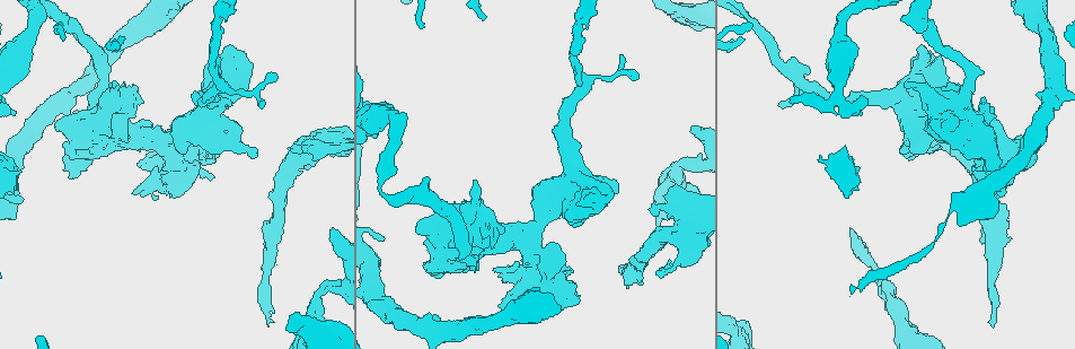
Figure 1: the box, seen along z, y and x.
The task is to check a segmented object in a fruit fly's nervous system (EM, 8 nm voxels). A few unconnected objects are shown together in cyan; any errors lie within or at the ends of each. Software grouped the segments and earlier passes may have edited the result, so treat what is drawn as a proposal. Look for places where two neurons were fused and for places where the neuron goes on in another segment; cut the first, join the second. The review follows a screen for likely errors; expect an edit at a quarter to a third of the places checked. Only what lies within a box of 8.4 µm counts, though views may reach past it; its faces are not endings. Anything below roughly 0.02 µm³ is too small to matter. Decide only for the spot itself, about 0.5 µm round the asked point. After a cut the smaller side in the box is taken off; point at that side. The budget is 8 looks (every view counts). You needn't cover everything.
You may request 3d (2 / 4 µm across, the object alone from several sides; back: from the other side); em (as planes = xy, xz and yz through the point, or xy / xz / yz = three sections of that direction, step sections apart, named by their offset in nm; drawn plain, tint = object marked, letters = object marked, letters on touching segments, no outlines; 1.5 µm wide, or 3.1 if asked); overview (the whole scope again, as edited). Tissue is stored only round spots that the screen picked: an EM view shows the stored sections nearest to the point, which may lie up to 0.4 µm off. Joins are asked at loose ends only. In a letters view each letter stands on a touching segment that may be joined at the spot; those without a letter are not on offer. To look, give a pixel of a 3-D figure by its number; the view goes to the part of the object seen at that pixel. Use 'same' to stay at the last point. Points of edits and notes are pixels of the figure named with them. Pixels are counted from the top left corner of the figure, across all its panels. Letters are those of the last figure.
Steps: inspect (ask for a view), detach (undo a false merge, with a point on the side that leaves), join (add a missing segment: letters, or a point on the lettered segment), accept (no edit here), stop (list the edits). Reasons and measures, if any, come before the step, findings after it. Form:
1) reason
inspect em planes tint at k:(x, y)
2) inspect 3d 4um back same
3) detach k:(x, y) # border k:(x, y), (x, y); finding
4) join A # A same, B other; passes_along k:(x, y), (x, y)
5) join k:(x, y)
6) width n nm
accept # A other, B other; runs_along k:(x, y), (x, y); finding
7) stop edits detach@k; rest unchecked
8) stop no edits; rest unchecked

sharp bend
inspect 3d 4um at 1:(529, 287)

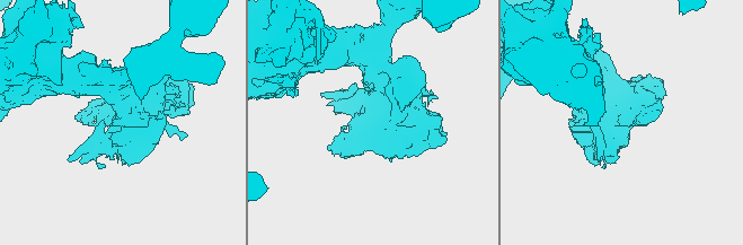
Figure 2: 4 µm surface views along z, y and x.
need the tissue
inspect em planes tint at 2:(373, 116)

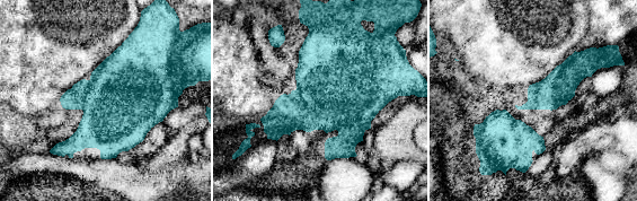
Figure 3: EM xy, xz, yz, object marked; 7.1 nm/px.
inspect em planes letters same

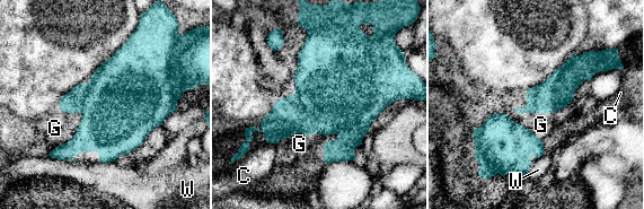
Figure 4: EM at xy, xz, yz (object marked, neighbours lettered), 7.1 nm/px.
width 600 nm
accept # C other, G other, W other; border 4:(71, 90), (47, 154); all the same neuron

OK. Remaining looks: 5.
branch stops here
inspect em planes letters at 1:(676, 184)

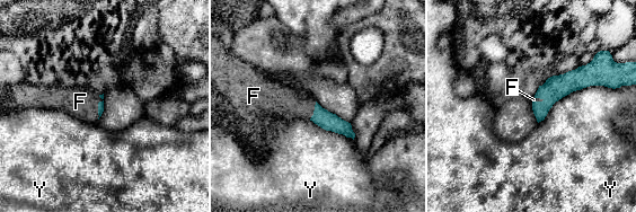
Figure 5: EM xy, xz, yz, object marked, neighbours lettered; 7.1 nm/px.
join F # F same, Y other; passes_along 5:(100, 105), (98, 107), (80, 102); the neuron continues

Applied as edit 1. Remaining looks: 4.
inspect overview

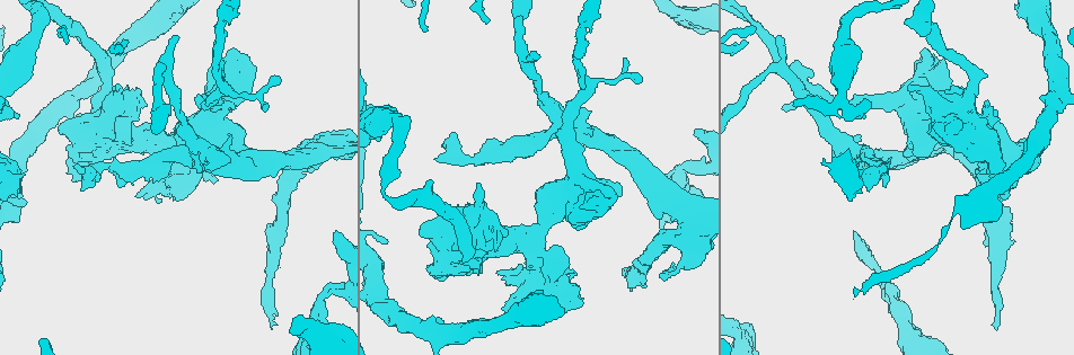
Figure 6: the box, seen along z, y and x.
free end
inspect 3d 2um at 6:(858, 136)

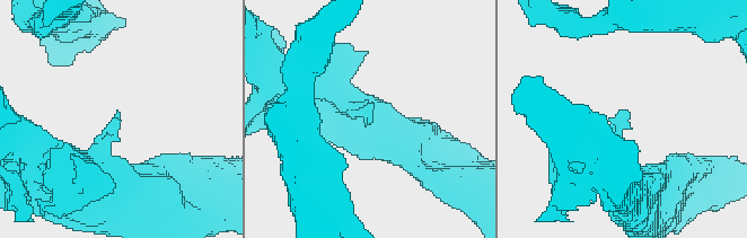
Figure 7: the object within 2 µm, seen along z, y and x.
inspect em yz step 8 tint at 7:(625, 109)

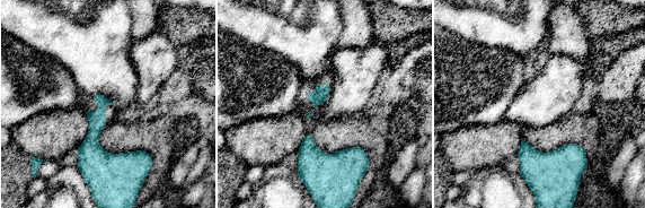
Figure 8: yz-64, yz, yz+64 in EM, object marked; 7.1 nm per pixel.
another direction
inspect em xz step 4 letters same

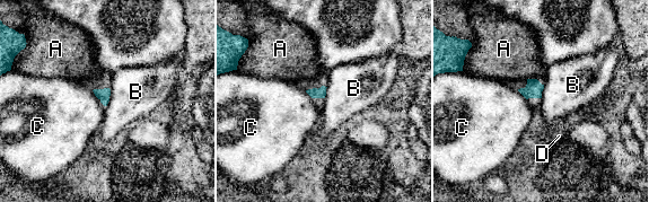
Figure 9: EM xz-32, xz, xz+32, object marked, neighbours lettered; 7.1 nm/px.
accept # A other, B other, C other, D other; border 9:(517, 90), (526, 99); none of them fits

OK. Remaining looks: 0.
stop edits join@5; rest unchecked

